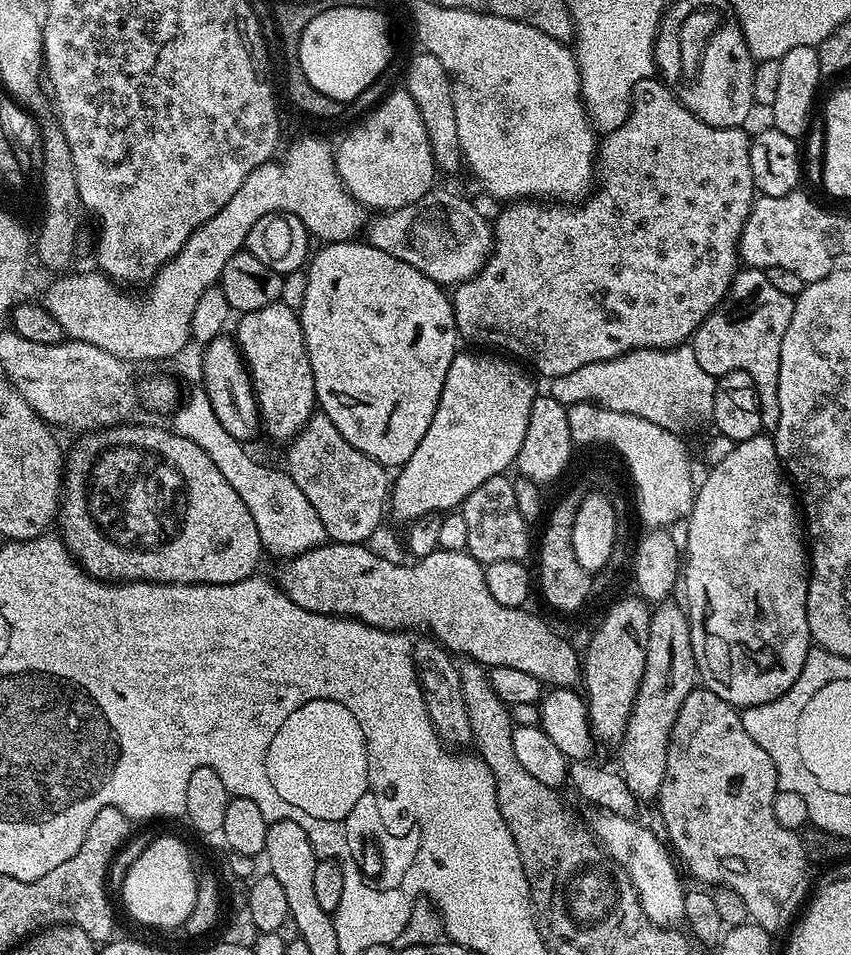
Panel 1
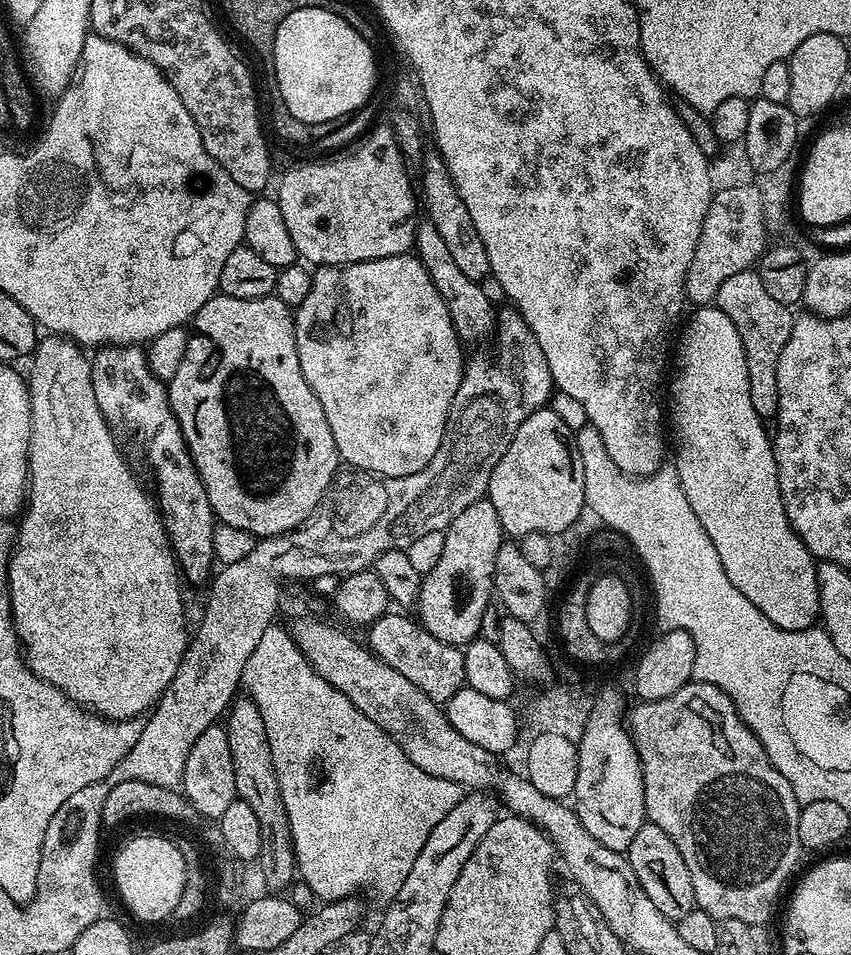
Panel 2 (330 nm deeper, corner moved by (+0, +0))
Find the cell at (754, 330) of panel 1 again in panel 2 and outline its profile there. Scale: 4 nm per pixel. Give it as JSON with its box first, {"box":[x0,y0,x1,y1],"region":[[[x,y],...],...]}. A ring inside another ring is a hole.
{"box":[714,270,794,422],"region":[[[749,270],[746,272],[739,272],[733,274],[732,277],[726,278],[726,282],[722,282],[722,286],[718,286],[718,294],[714,301],[715,307],[722,310],[722,314],[726,314],[726,318],[730,318],[730,322],[734,322],[734,326],[738,329],[738,338],[742,338],[742,346],[746,350],[746,372],[750,374],[750,402],[754,406],[754,410],[758,410],[760,419],[765,422],[775,421],[776,415],[778,414],[778,358],[782,358],[782,346],[786,346],[786,342],[790,338],[790,330],[794,323],[794,312],[789,305],[777,302],[775,298],[766,290],[766,286],[762,286],[762,278],[760,277],[759,271]]]}

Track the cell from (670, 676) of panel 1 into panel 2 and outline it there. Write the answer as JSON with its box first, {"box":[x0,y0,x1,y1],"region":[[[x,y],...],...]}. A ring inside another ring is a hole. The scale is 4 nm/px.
{"box":[626,822,696,922],"region":[[[645,822],[642,830],[634,834],[634,842],[630,842],[626,855],[638,882],[642,882],[642,890],[646,890],[650,902],[654,902],[654,906],[658,906],[659,912],[666,914],[666,918],[670,918],[673,922],[681,920],[696,907],[690,870],[686,870],[686,862],[682,862],[682,854],[678,854],[678,846],[670,842],[670,834],[666,834],[662,826]]]}

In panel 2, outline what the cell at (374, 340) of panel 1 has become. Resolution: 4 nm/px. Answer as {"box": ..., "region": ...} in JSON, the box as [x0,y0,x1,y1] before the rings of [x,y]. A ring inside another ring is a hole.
{"box":[294,254,466,476],"region":[[[405,254],[390,258],[374,258],[370,262],[357,264],[317,267],[312,272],[310,294],[306,294],[306,302],[302,302],[302,306],[295,309],[294,319],[298,362],[302,366],[306,382],[310,382],[310,390],[318,394],[322,410],[326,410],[326,422],[330,422],[330,434],[334,434],[334,442],[340,451],[341,461],[353,469],[373,472],[376,476],[418,474],[422,466],[426,466],[426,462],[434,458],[438,445],[442,443],[450,402],[454,402],[454,394],[458,394],[458,382],[462,382],[466,363],[462,341],[454,330],[454,322],[450,322],[450,310],[446,310],[446,302],[442,302],[442,294],[438,294],[438,286],[434,286],[434,282],[430,280],[430,274],[426,272],[426,266],[422,266],[420,257]]]}

